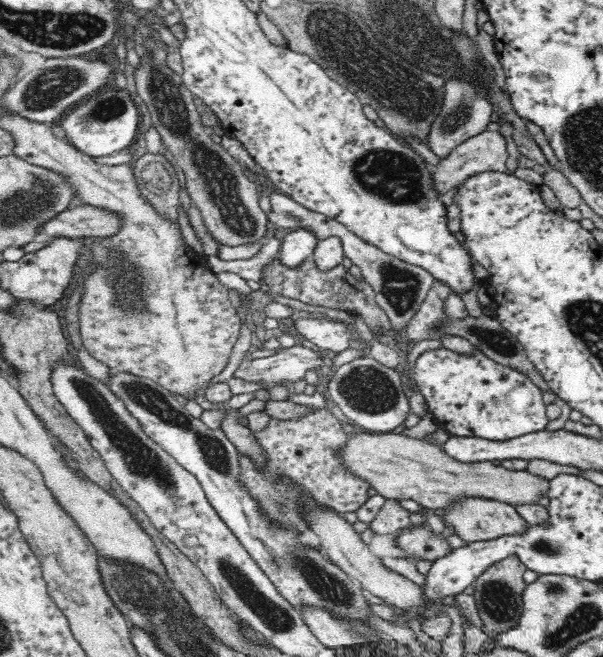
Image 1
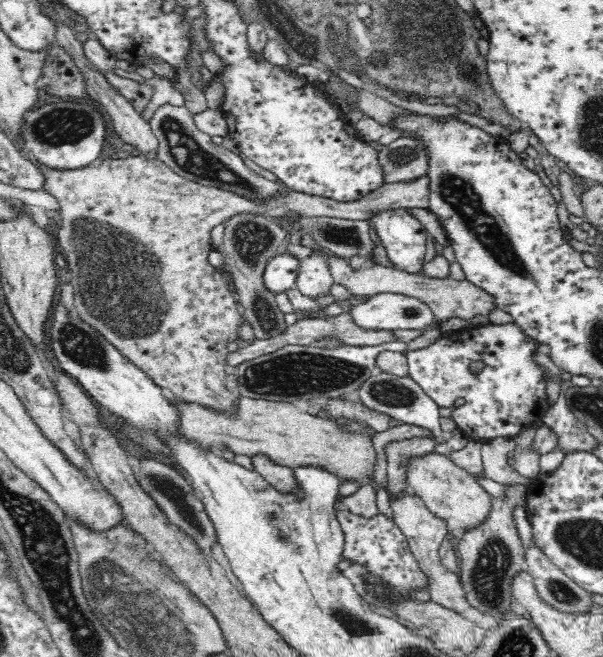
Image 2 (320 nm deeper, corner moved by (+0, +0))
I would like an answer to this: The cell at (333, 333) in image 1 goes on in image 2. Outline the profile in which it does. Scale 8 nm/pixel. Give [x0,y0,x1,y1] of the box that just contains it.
[349,292,434,330]

